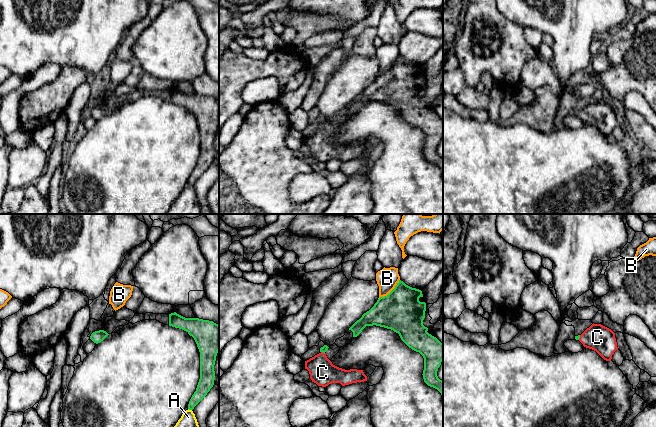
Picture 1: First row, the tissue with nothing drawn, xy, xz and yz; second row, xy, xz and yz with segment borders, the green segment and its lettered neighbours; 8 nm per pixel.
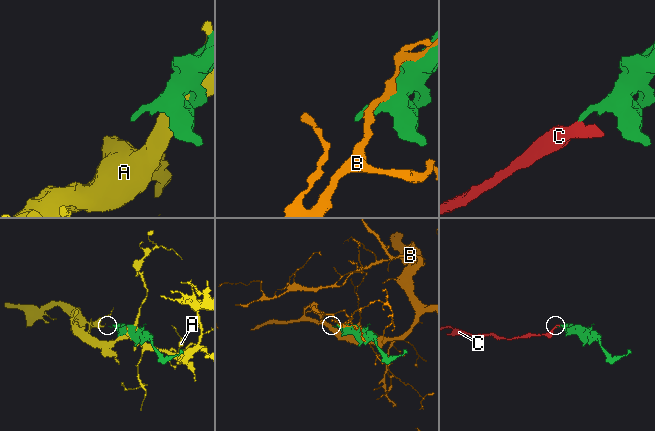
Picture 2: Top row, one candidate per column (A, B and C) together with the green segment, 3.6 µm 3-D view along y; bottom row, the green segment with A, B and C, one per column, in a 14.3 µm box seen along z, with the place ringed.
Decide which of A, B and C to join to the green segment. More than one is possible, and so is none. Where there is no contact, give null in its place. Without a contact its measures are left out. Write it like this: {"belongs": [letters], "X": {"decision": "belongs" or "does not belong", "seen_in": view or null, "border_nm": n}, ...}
{"belongs": ["C"], "A": {"decision": "does not belong", "seen_in": "xy", "border_nm": 40}, "B": {"decision": "does not belong", "seen_in": "xz", "border_nm": 240}, "C": {"decision": "belongs", "seen_in": "yz", "border_nm": 40}}

